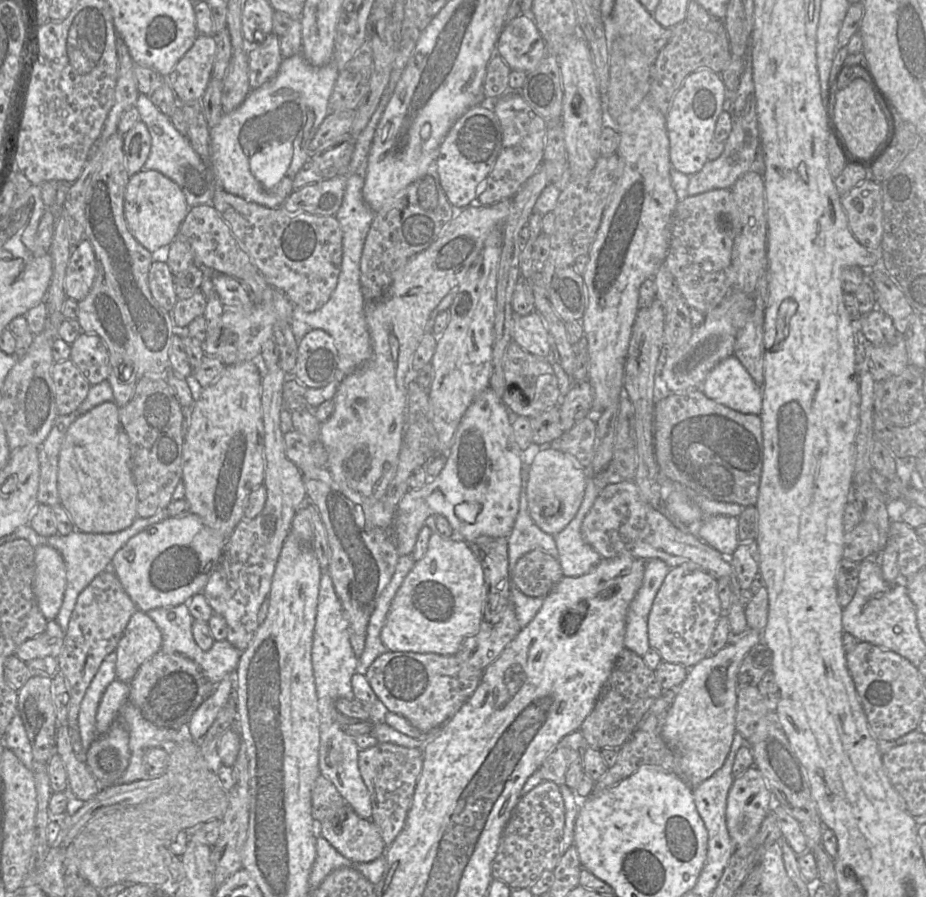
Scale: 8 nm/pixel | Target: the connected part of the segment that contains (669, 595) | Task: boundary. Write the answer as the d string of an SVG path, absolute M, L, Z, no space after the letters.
M684 565L670 568L648 616L648 639L664 662L692 668L709 655L709 645L722 615L718 581L708 572Z

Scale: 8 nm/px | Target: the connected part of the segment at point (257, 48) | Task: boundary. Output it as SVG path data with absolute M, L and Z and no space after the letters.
M275 34L262 37L263 41L257 45L247 45L251 89L257 89L273 79L284 59L280 51L280 37Z

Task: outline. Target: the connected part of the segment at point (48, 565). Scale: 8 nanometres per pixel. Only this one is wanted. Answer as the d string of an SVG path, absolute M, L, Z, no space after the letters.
M51 546L35 548L34 594L44 617L56 620L66 588L66 567L60 553Z

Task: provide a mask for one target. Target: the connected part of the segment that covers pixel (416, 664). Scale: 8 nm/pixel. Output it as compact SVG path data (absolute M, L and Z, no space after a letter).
M387 651L369 666L365 675L384 710L403 716L415 728L428 733L443 726L462 707L479 685L483 670L470 666L456 655Z

